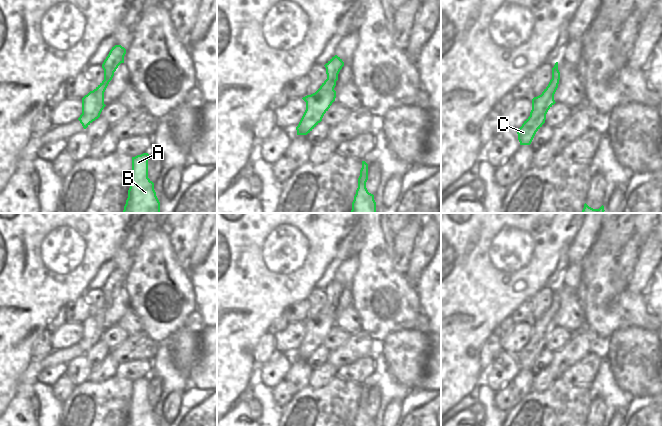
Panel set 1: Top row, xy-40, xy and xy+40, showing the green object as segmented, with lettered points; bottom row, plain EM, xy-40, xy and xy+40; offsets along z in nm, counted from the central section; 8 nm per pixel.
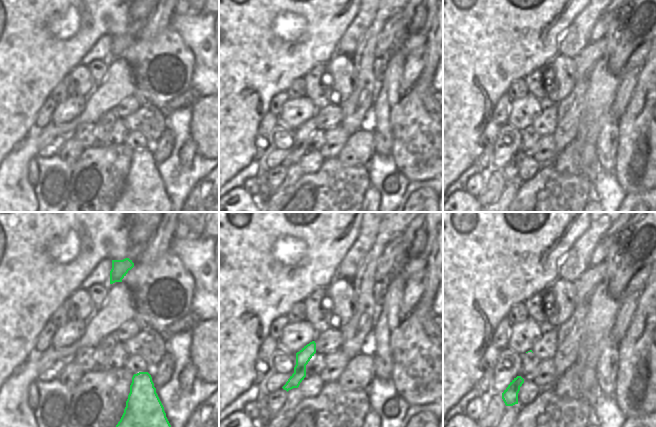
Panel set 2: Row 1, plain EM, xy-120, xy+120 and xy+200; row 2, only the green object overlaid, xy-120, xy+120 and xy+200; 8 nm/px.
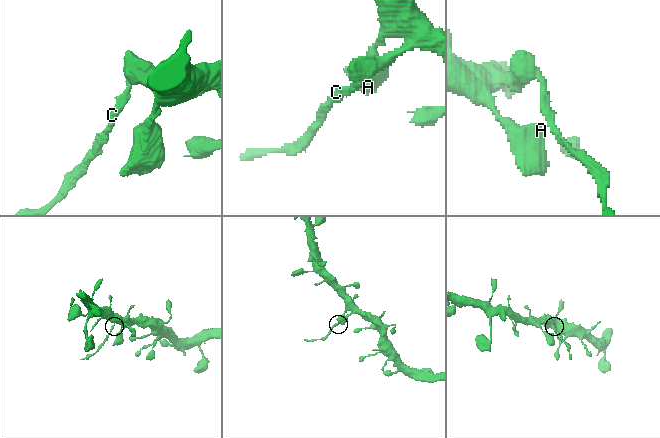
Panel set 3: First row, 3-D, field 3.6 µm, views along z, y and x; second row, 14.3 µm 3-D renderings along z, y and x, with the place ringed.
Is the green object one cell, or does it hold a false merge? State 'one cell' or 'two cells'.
two cells

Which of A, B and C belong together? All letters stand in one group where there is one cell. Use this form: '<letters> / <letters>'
A B / C

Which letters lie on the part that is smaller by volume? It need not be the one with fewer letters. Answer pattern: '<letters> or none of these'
C

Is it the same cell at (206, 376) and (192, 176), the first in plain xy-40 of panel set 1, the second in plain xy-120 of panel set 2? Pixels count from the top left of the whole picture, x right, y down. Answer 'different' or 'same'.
different

